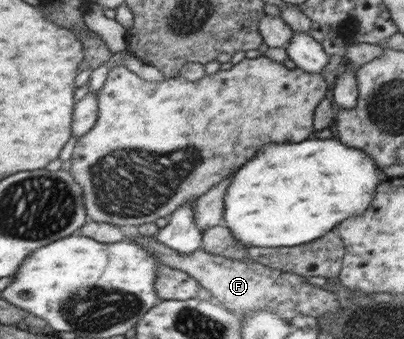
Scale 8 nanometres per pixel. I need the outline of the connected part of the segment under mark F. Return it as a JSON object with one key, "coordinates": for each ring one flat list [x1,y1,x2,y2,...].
{"coordinates":[[140,234,135,238,125,237,125,239,143,245,161,264,169,265,193,276,205,292,212,293,215,303,221,303,235,315,249,314,255,309,271,310,289,322,299,313,317,318,339,307,339,303,329,291,306,283,305,277,300,273,275,270,252,260,226,258,210,254,203,249,195,250,193,255,179,255,174,249,159,243,159,240]]}

